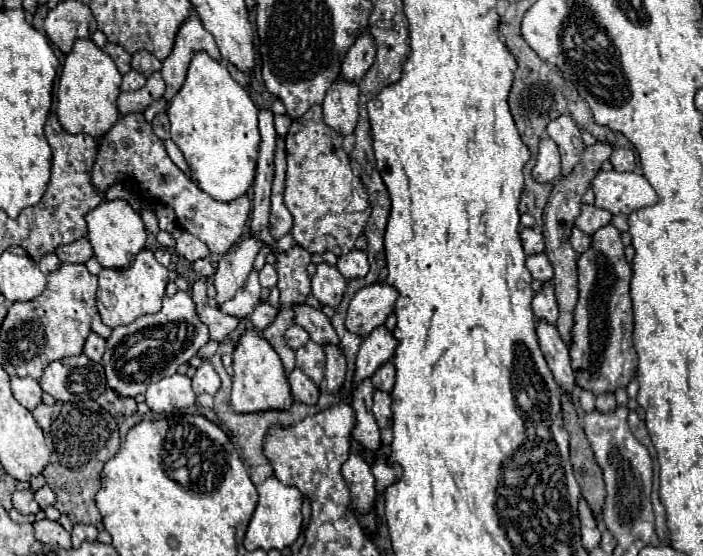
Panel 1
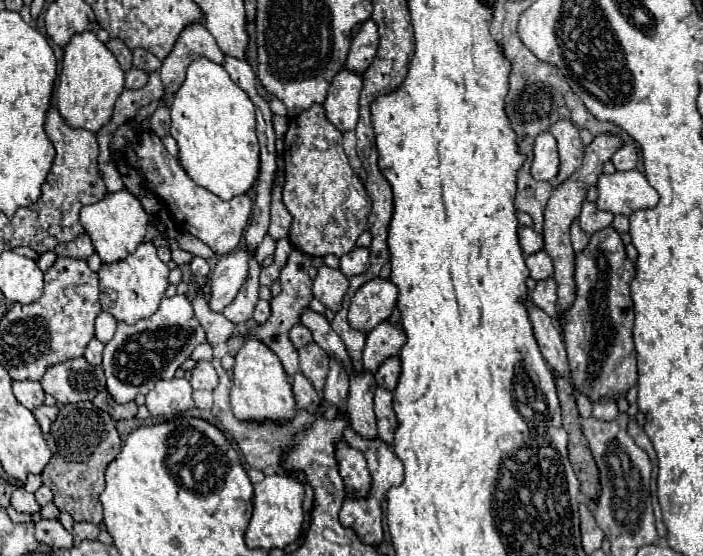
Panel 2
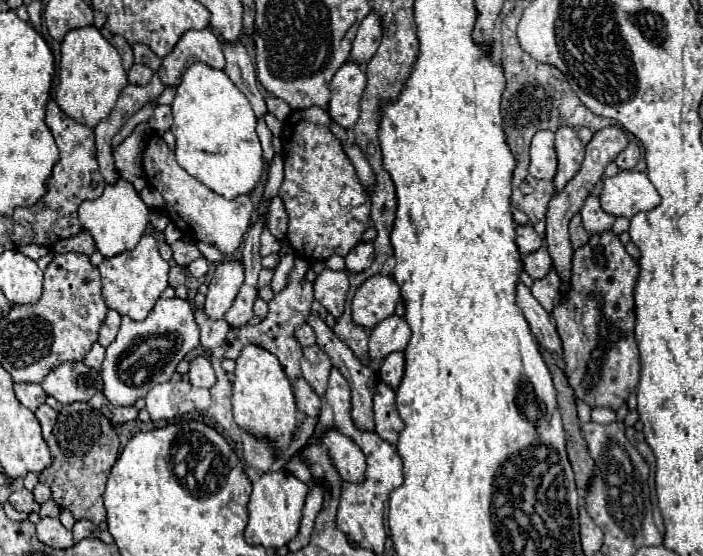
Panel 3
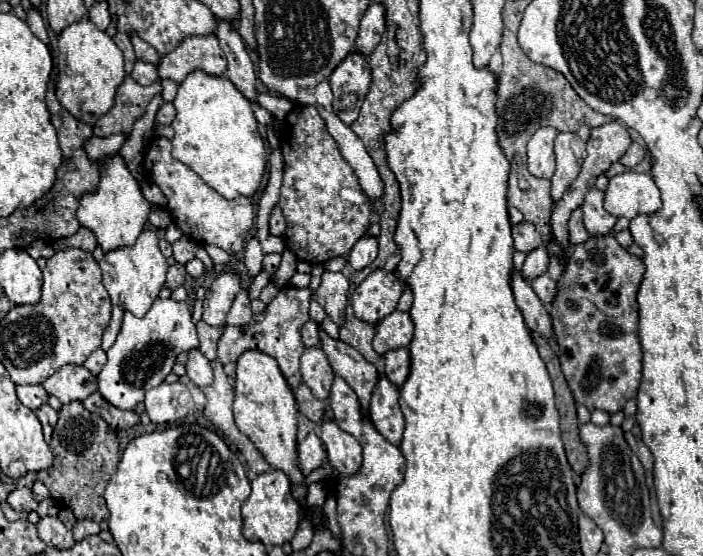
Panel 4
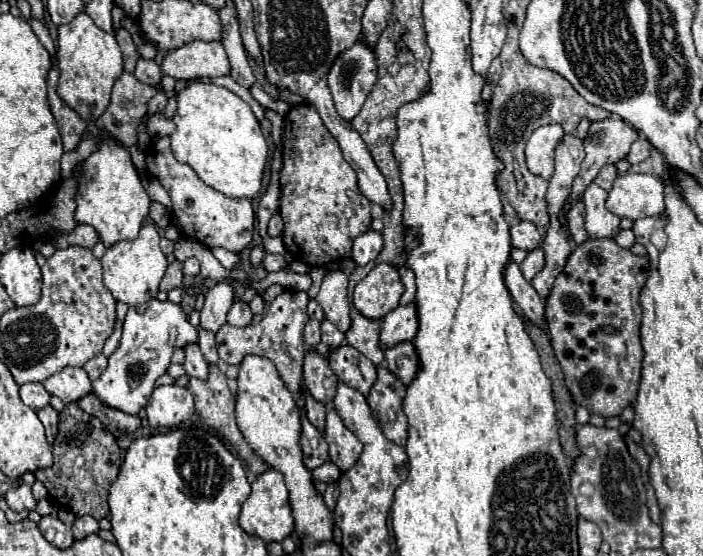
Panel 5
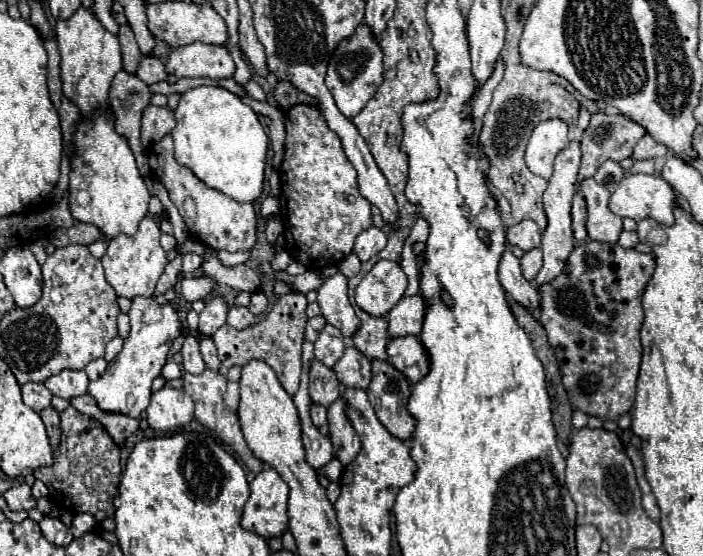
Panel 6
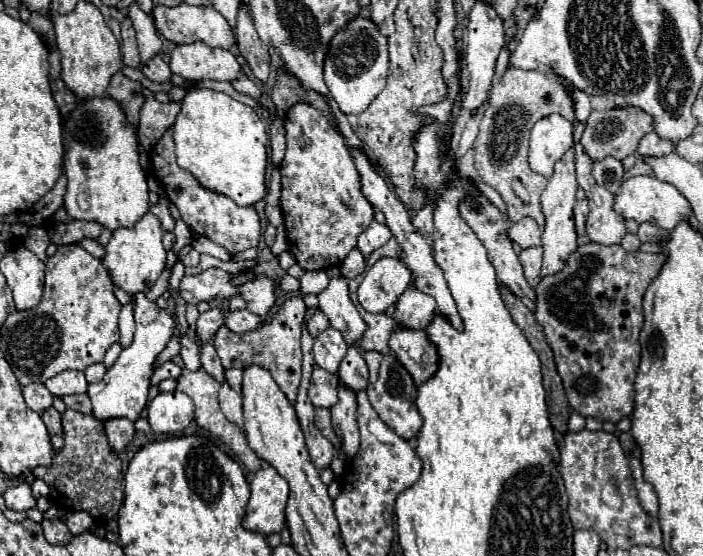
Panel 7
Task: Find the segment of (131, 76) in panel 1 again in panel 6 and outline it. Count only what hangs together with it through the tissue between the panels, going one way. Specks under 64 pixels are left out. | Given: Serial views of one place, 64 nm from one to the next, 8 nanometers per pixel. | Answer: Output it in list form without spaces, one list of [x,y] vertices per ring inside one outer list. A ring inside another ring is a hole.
[[[144,56],[142,60],[140,60],[140,66],[138,66],[138,70],[136,70],[136,76],[140,78],[140,80],[144,80],[146,84],[154,84],[154,82],[162,82],[162,80],[166,80],[166,72],[164,72],[164,64],[158,60],[158,58],[154,58],[154,56]]]

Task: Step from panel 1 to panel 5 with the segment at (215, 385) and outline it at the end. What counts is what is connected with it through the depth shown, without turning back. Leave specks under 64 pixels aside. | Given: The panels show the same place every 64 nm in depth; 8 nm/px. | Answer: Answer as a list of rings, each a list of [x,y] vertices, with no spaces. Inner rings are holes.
[[[188,344],[184,348],[186,352],[186,362],[184,362],[184,370],[188,378],[198,378],[198,380],[206,380],[208,378],[208,362],[204,360],[198,344]]]

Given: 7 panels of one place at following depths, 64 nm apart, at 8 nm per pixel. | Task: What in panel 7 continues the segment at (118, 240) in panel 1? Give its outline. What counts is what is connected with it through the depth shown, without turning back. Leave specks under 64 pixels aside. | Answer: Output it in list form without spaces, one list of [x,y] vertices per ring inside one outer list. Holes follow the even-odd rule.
[[[92,98],[78,102],[66,120],[64,138],[68,144],[64,168],[68,188],[64,196],[66,212],[74,220],[92,220],[114,232],[116,228],[132,228],[150,210],[148,186],[138,162],[138,136],[126,124],[124,112],[112,98]]]

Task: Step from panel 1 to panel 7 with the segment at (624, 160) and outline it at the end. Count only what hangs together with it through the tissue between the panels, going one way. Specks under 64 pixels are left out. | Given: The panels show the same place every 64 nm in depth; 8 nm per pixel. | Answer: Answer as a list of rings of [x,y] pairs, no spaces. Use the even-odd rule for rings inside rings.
[[[650,132],[650,134],[646,134],[646,136],[640,140],[636,154],[638,154],[640,158],[656,158],[656,156],[666,156],[666,154],[670,154],[672,150],[674,150],[674,146],[672,146],[670,140],[662,140],[662,138],[658,138],[654,132]]]

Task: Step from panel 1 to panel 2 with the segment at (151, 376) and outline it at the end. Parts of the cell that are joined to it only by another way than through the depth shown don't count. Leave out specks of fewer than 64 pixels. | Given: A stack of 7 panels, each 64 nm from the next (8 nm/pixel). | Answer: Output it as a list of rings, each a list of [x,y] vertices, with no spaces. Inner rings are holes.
[[[172,296],[162,298],[160,308],[150,318],[138,320],[136,324],[128,326],[124,322],[118,324],[114,338],[104,348],[102,368],[106,374],[106,388],[118,404],[126,404],[134,400],[138,394],[148,394],[156,380],[170,380],[178,366],[190,358],[192,350],[204,342],[204,328],[196,322],[192,304],[186,296]],[[146,354],[146,360],[140,360],[138,368],[132,370],[132,362]]]

